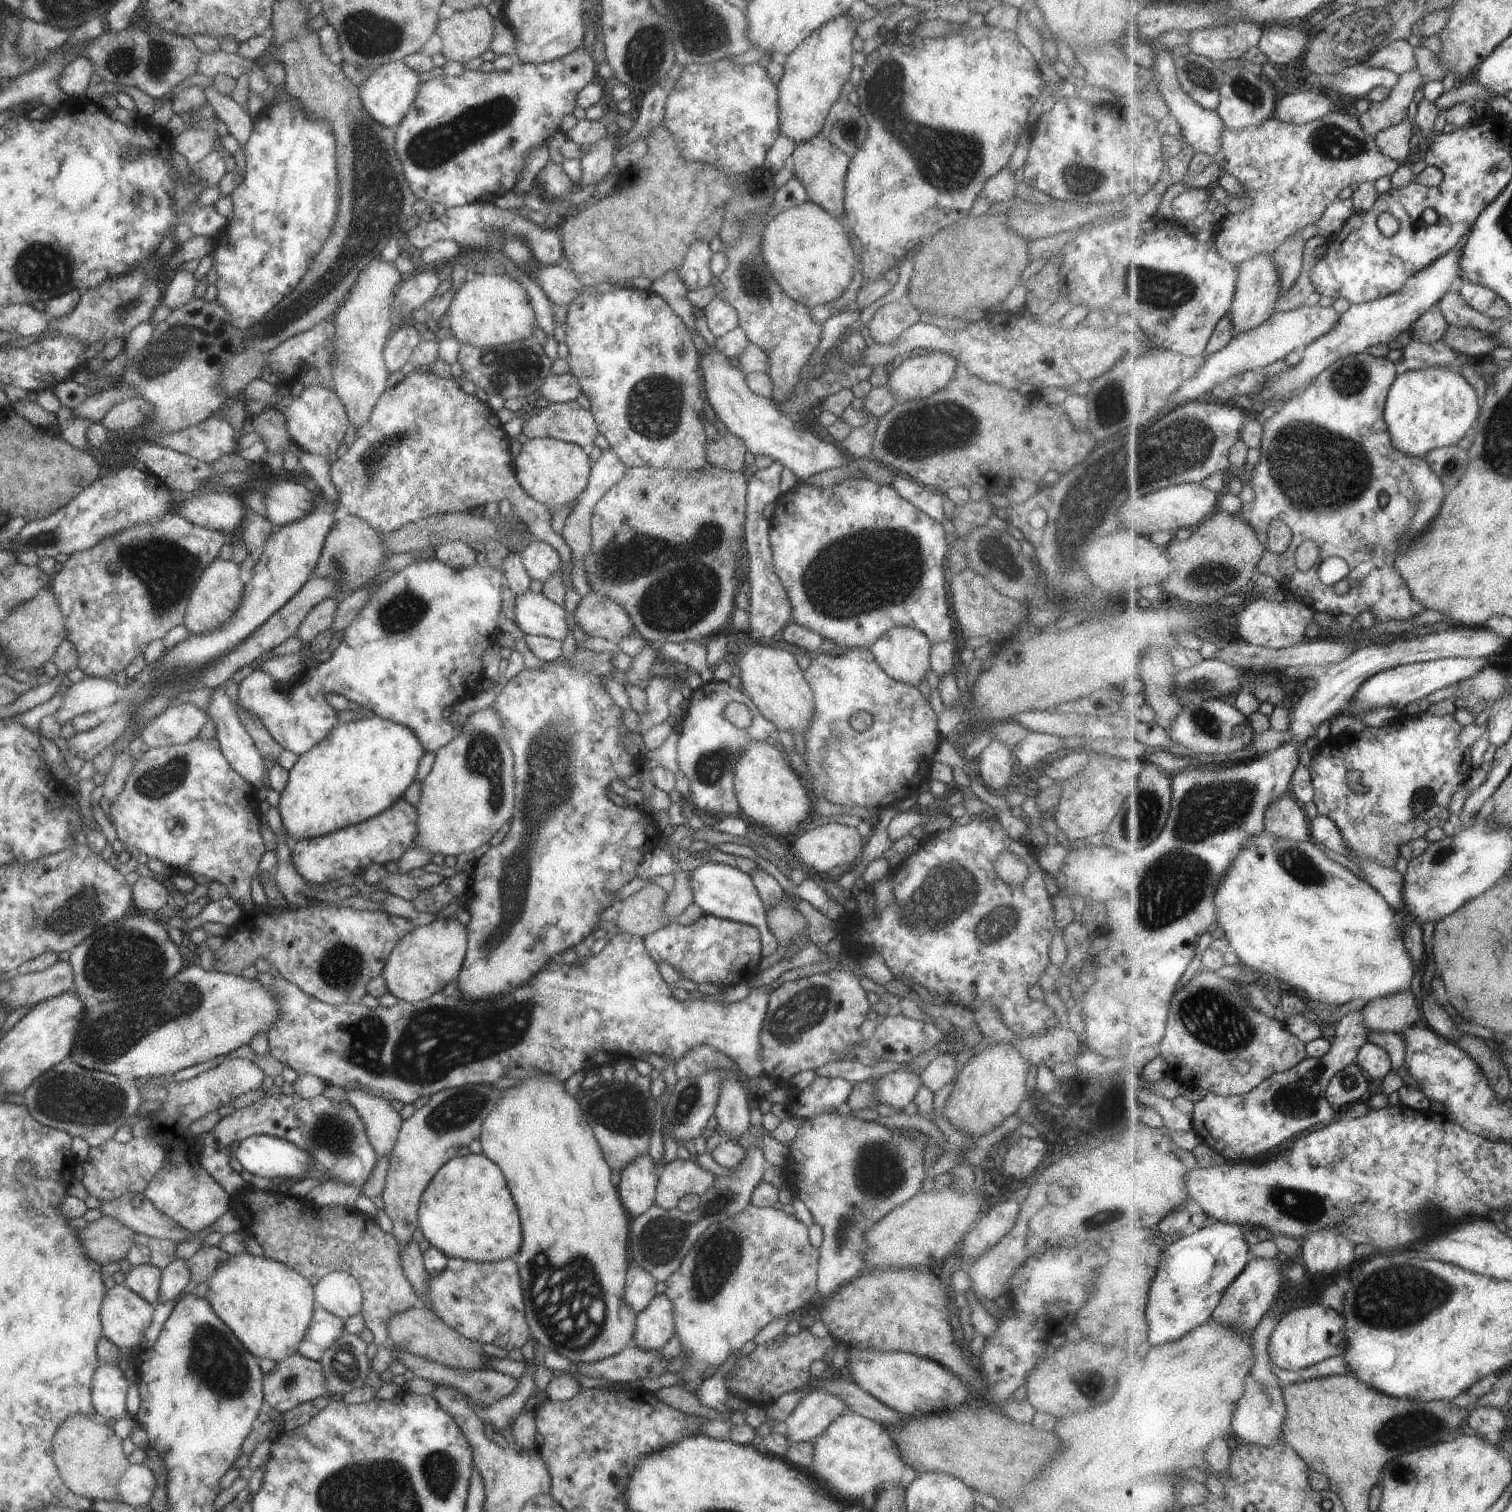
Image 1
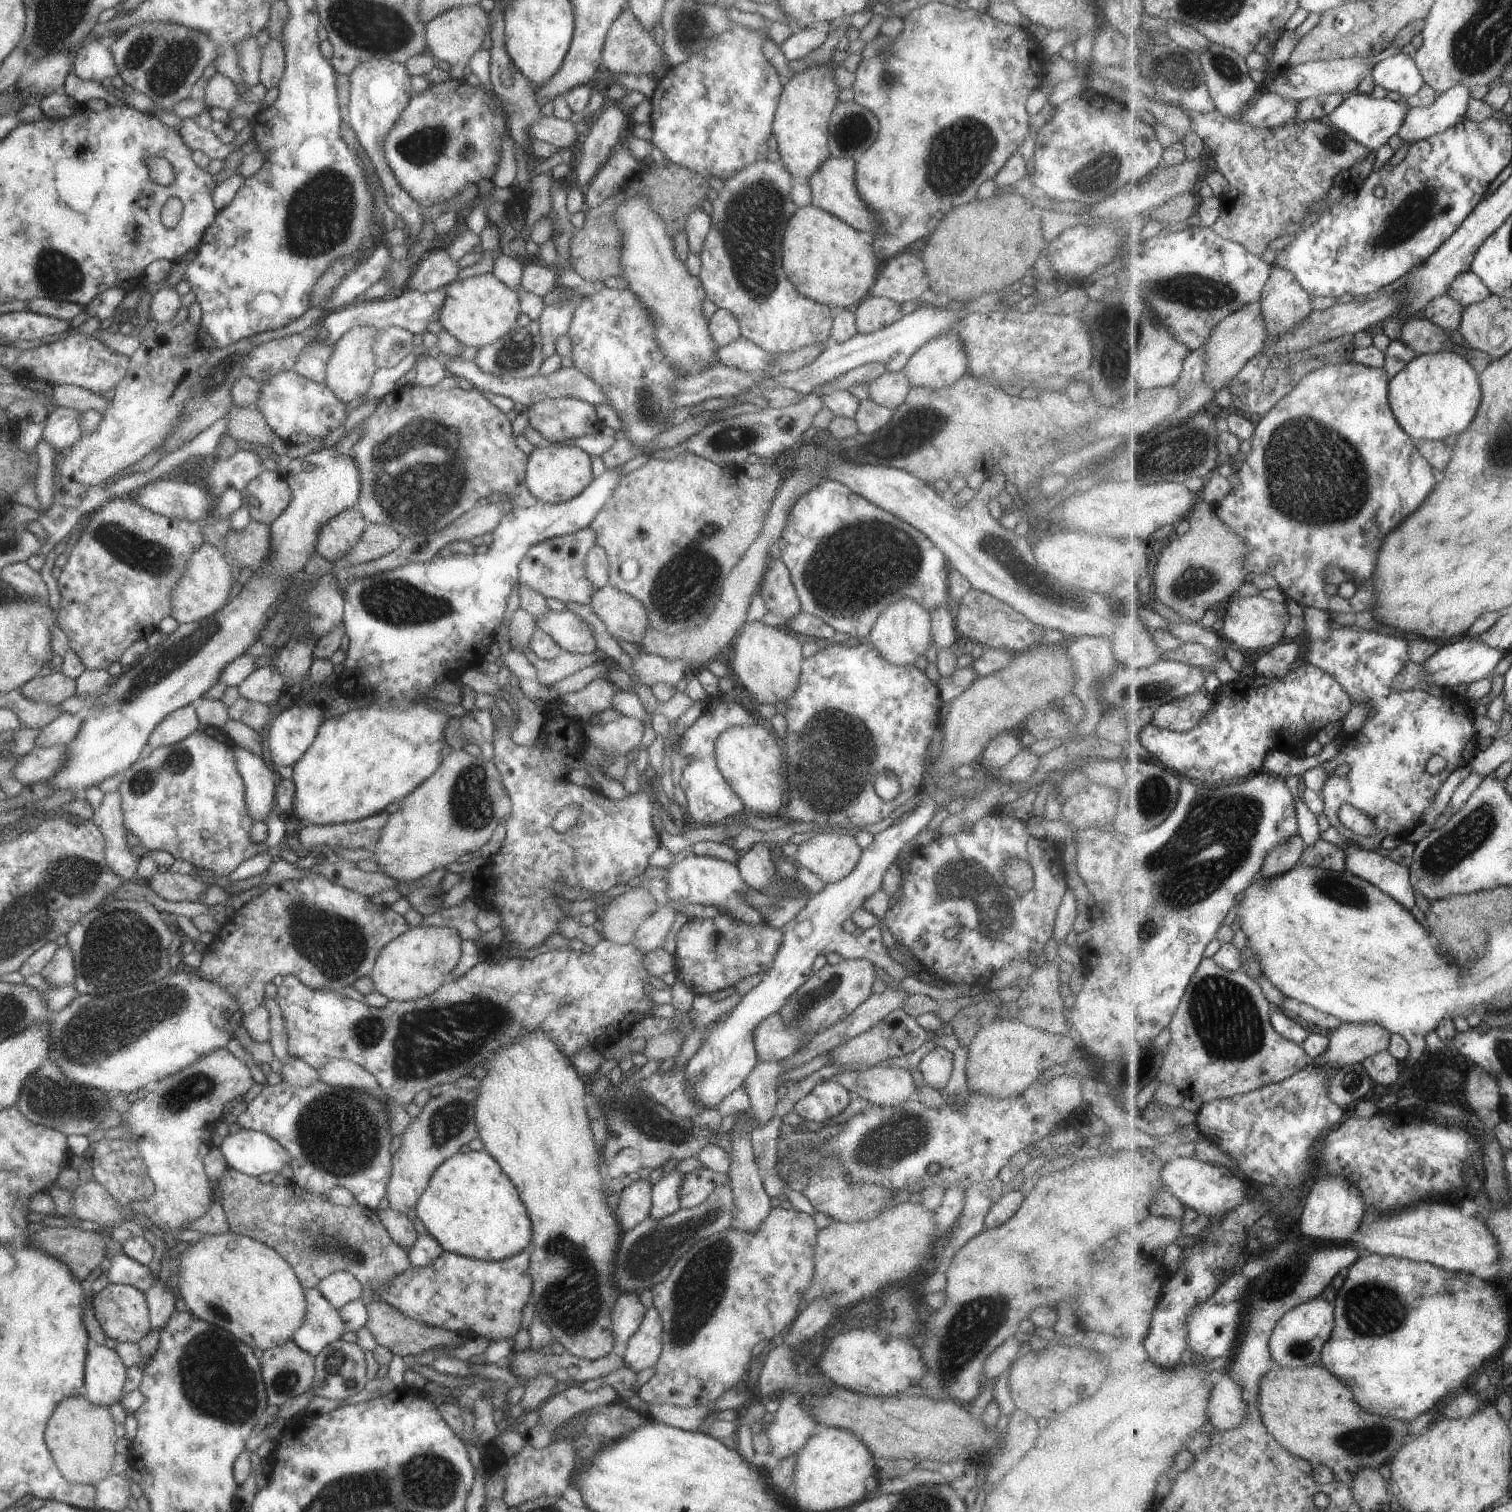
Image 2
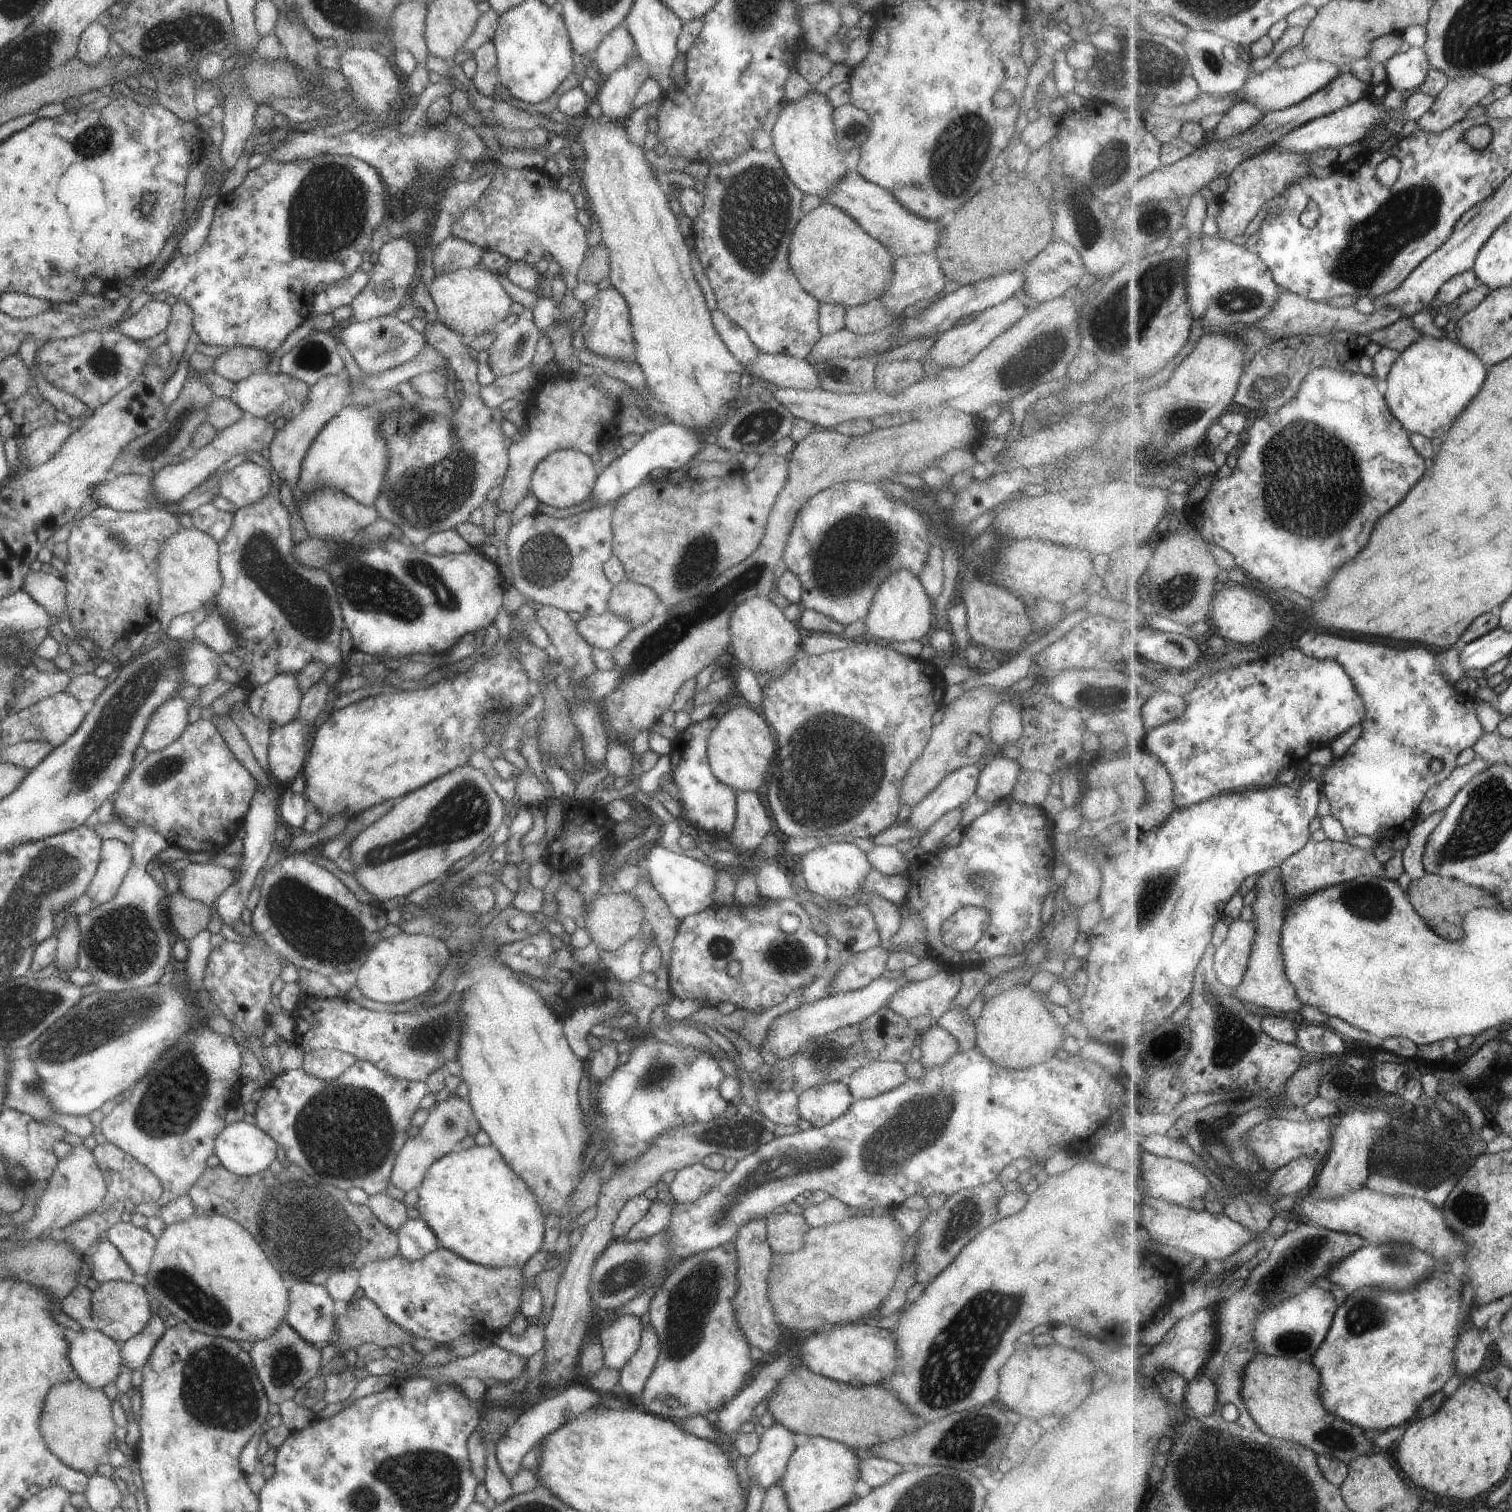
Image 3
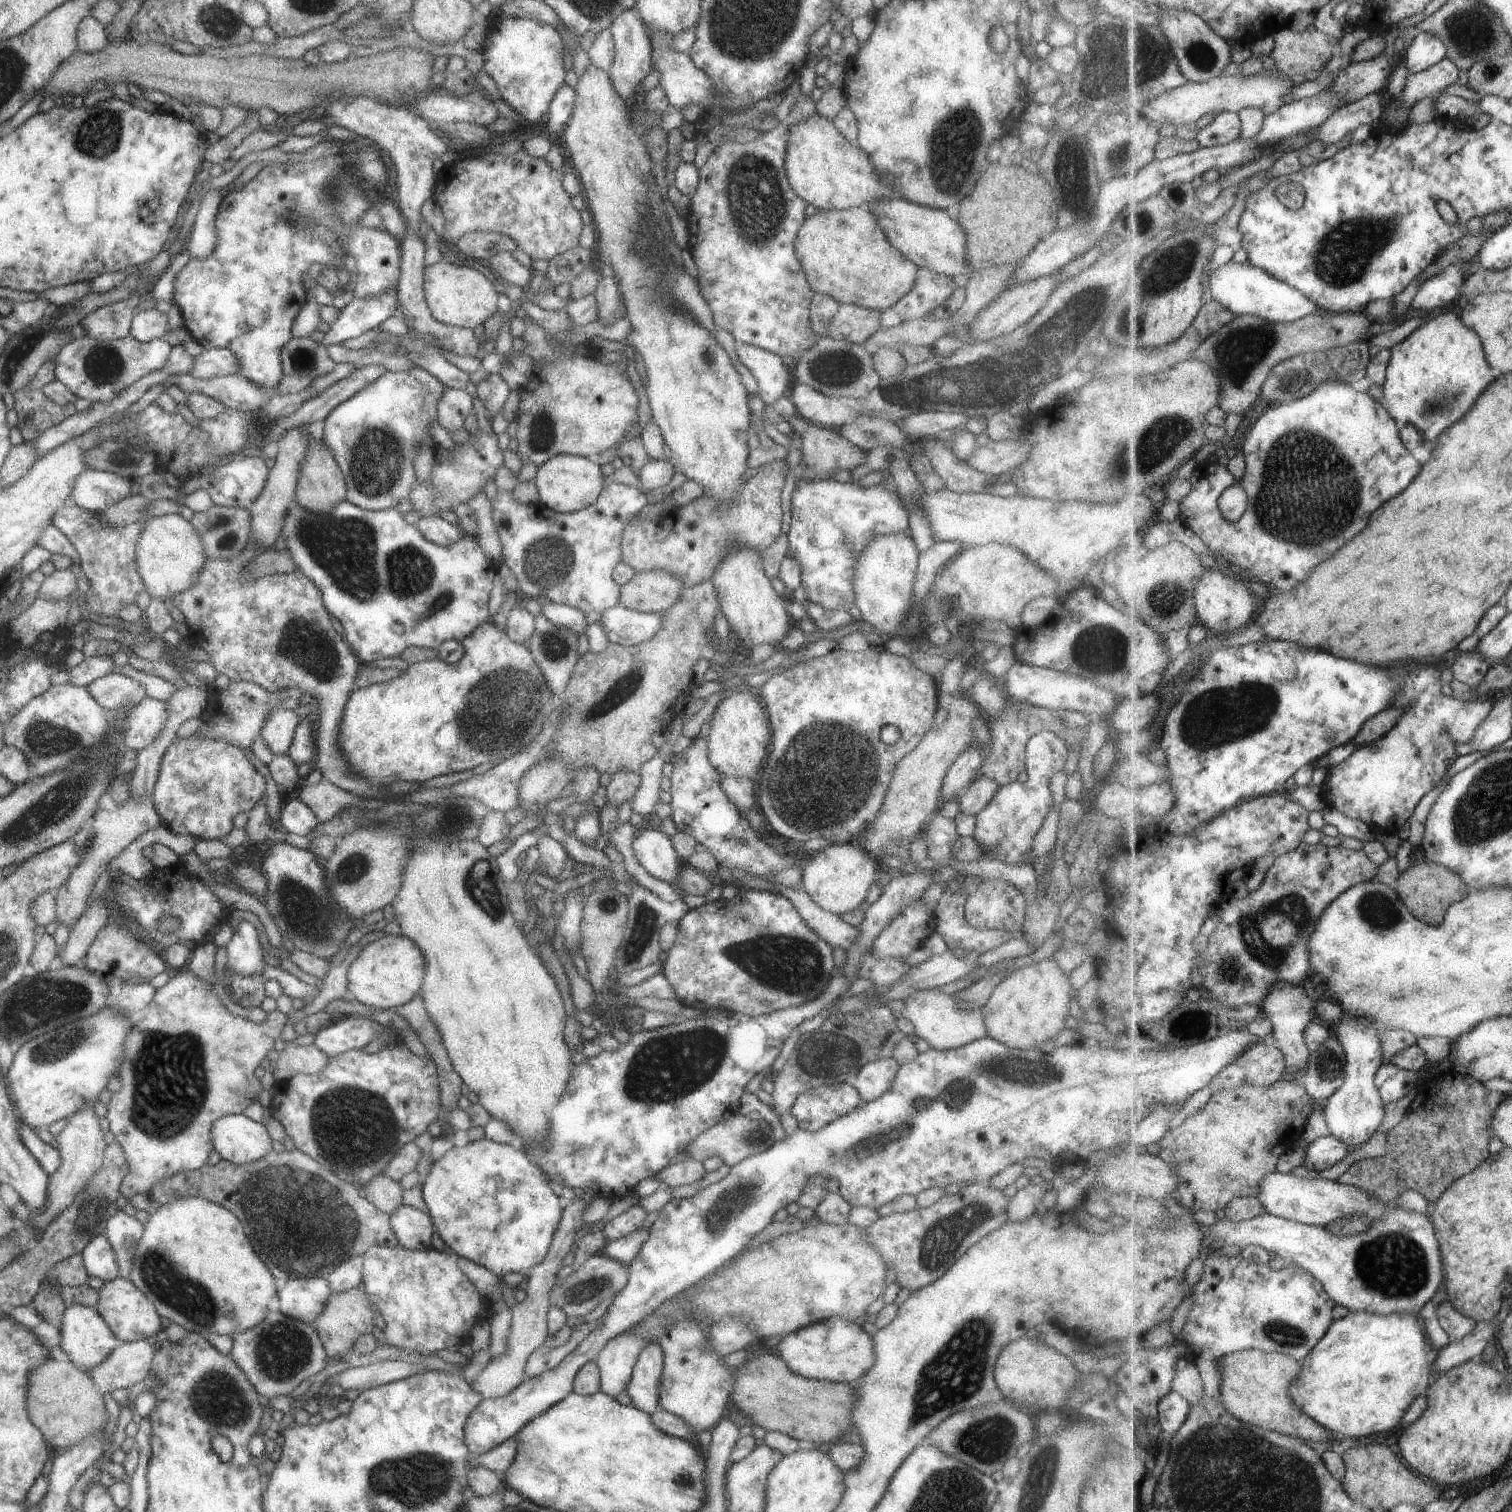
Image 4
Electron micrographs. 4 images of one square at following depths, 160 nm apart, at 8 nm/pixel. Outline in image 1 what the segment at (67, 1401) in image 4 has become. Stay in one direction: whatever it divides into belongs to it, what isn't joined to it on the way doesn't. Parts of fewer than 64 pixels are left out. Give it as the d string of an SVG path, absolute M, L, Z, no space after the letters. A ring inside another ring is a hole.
M80 1412L65 1419L61 1428L57 1428L57 1432L53 1436L52 1459L63 1486L69 1492L92 1501L115 1501L116 1482L119 1480L121 1473L130 1465L126 1456L123 1455L123 1451L121 1451L120 1440L114 1435L111 1427L105 1424L105 1420L97 1416L88 1417Z

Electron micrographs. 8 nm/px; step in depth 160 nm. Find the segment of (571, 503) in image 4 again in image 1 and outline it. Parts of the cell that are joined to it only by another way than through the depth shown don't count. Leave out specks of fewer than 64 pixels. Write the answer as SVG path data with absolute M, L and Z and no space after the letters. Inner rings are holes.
M547 437L527 439L514 458L514 477L519 486L534 501L546 504L552 511L579 496L592 465L588 454L577 444Z

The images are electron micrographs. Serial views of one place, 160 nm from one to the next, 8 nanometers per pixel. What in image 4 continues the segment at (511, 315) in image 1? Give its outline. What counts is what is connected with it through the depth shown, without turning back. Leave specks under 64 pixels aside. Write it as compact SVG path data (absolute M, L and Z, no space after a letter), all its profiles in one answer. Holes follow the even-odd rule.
M446 260L424 267L422 291L430 315L439 322L456 327L475 328L496 313L498 285L483 270L476 266L456 266Z

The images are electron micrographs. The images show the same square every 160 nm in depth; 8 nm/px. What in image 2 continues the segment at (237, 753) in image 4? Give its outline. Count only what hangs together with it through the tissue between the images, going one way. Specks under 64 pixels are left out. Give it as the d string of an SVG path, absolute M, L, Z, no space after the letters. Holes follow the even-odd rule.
M200 725L176 743L155 747L148 756L134 760L121 772L117 790L121 797L122 825L126 834L135 836L142 850L168 852L212 879L226 877L241 862L266 852L264 841L255 842L249 835L253 822L246 812L244 786L235 768L231 744L220 728Z

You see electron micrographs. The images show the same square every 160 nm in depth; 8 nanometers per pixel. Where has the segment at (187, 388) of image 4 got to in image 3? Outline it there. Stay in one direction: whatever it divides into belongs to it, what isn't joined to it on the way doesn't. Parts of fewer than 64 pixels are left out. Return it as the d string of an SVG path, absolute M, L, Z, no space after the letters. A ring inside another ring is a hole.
M87 331L64 339L49 339L36 348L34 360L43 378L55 388L80 400L95 410L116 392L125 388L147 362L150 350L120 332ZM263 370L234 383L233 392L230 394L229 399L231 399L243 413L264 418L273 412L273 414L276 413L278 416L283 416L284 420L287 421L304 407L308 392L309 387L300 380L295 380L279 371L269 374Z

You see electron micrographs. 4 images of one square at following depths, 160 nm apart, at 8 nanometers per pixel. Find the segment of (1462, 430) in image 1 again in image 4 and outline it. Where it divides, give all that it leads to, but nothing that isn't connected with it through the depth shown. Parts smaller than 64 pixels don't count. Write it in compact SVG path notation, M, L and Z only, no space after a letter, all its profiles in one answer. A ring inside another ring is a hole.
M1453 313L1439 314L1433 320L1429 321L1426 325L1421 325L1414 331L1412 331L1407 337L1402 341L1397 343L1392 349L1392 357L1388 364L1388 375L1386 376L1386 381L1382 386L1383 401L1385 403L1385 408L1390 415L1402 425L1413 425L1418 428L1418 431L1424 436L1424 440L1437 440L1440 436L1447 430L1450 426L1453 426L1461 416L1465 416L1475 400L1479 399L1483 391L1496 379L1495 369L1489 364L1488 356L1484 351L1484 344L1482 343L1481 337L1472 328L1469 328L1464 321L1455 316Z

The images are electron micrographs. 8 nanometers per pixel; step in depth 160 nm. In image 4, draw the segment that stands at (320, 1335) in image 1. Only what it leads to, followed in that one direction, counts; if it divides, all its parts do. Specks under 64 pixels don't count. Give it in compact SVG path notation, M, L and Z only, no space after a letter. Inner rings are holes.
M297 1277L285 1281L274 1297L274 1309L282 1315L311 1324L330 1295L324 1277Z

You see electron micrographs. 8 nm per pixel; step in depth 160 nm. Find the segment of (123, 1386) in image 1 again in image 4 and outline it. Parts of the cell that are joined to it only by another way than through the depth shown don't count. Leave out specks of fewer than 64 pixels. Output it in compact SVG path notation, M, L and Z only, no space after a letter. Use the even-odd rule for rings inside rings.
M82 1304L64 1307L59 1330L60 1342L58 1346L65 1352L69 1362L85 1372L91 1371L93 1367L101 1364L113 1348L120 1343L120 1340L113 1336L105 1321L95 1310L84 1307Z

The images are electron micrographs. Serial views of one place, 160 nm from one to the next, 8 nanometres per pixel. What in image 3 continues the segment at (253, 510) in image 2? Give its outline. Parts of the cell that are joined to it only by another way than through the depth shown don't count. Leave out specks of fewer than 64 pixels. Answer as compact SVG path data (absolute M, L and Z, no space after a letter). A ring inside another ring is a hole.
M245 461L228 470L216 484L217 494L236 508L248 507L268 495L271 488L270 474L263 466Z

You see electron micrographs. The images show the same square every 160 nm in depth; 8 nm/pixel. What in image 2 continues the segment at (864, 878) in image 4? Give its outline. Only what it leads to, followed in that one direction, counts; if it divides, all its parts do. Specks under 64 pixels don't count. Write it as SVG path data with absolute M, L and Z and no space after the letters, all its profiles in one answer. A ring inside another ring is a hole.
M821 832L796 845L793 860L815 874L822 885L849 874L862 851L852 835L835 832Z

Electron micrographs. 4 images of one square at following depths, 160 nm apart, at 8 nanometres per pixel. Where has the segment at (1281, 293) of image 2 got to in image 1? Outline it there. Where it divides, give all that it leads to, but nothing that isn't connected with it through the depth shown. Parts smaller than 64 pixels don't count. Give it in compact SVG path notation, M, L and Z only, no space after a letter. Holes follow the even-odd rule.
M1301 231L1293 233L1288 236L1283 244L1279 245L1279 248L1275 251L1274 259L1280 268L1282 276L1282 294L1287 292L1295 282L1297 278L1301 276L1303 272L1303 252L1305 252L1305 244L1307 244Z

